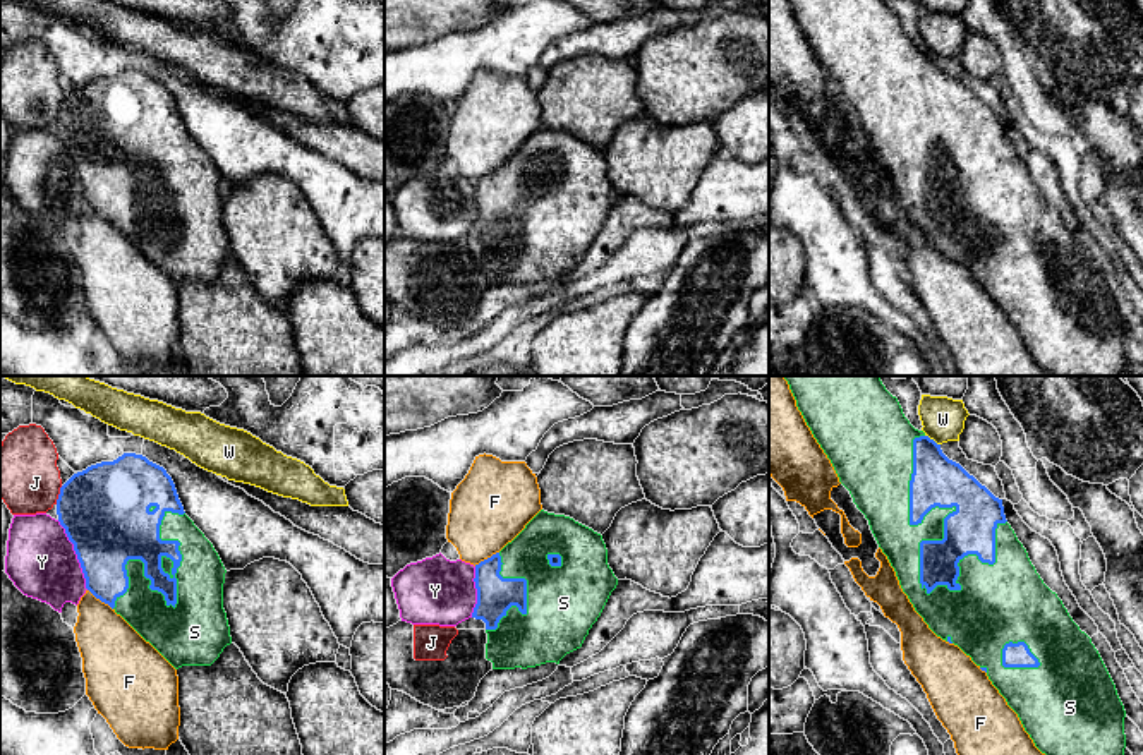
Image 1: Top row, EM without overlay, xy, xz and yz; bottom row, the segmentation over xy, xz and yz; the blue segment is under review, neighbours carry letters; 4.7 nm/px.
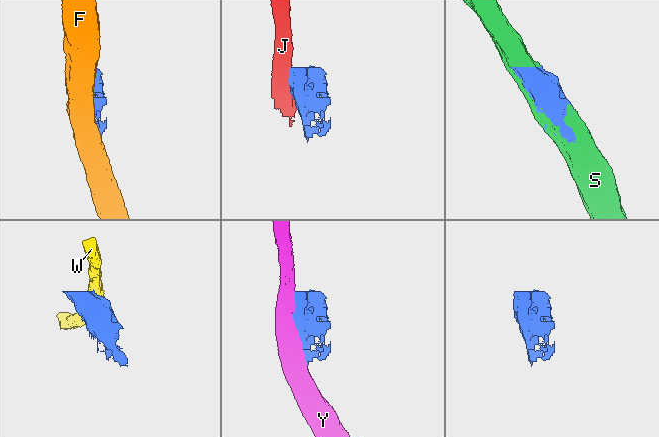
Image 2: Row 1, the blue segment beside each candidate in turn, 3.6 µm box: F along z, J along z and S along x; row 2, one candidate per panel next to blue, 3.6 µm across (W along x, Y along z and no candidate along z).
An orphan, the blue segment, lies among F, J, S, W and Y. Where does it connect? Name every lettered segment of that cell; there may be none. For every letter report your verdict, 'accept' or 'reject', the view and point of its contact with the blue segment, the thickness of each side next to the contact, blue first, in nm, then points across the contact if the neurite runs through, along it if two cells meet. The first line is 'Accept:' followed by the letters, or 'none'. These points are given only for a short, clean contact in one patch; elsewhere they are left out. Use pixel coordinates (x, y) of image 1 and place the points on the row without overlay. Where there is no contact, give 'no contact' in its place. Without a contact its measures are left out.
Accept: S
F: reject; contact xy (100, 215); calibres 260 and 300 nm
J: reject; contact xy (59, 110); calibres 420 and 320 nm
S: accept; contact yz (953, 127); calibres 240 and 130 nm
W: reject; contact yz (932, 55); calibres 240 and 200 nm; border yz (925, 50), (939, 60)
Y: reject; contact xy (76, 169); calibres 420 and 320 nm

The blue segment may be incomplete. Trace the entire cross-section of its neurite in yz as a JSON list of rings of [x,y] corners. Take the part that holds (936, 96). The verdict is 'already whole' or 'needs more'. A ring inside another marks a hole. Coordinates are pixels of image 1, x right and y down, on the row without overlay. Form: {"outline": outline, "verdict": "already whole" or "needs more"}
{"outline": [[[789,0],[789,5],[839,98],[868,136],[903,208],[928,244],[958,261],[987,288],[1049,376],[1121,376],[1126,364],[1126,326],[1116,300],[1092,254],[1037,189],[1006,136],[1002,115],[949,76],[940,60],[915,45],[884,0]]], "verdict": "needs more"}

